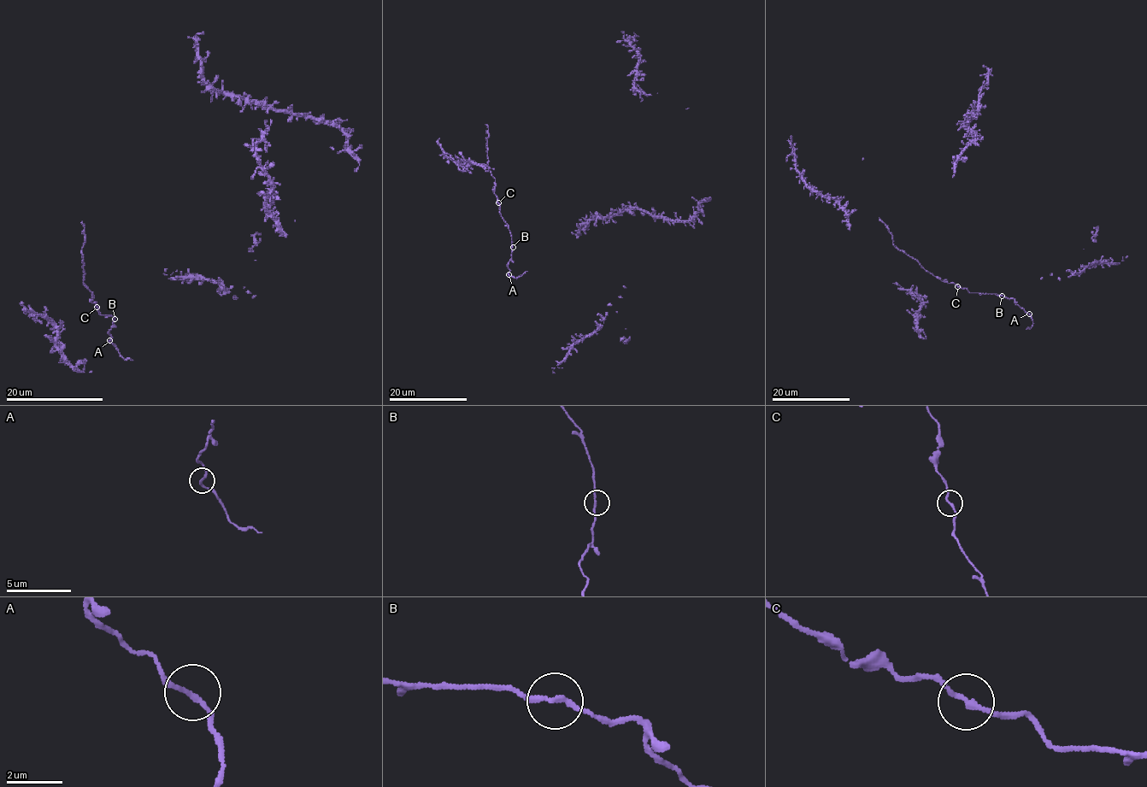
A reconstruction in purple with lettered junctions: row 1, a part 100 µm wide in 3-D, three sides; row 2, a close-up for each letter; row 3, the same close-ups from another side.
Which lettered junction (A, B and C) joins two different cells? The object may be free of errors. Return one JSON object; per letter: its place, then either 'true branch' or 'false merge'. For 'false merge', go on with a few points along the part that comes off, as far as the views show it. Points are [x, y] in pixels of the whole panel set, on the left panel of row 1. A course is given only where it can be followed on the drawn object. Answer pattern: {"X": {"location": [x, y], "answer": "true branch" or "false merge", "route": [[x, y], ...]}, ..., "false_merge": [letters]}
{"A": {"location": [109, 340], "answer": "true branch"}, "B": {"location": [114, 319], "answer": "true branch"}, "C": {"location": [97, 307], "answer": "true branch"}, "false_merge": []}

